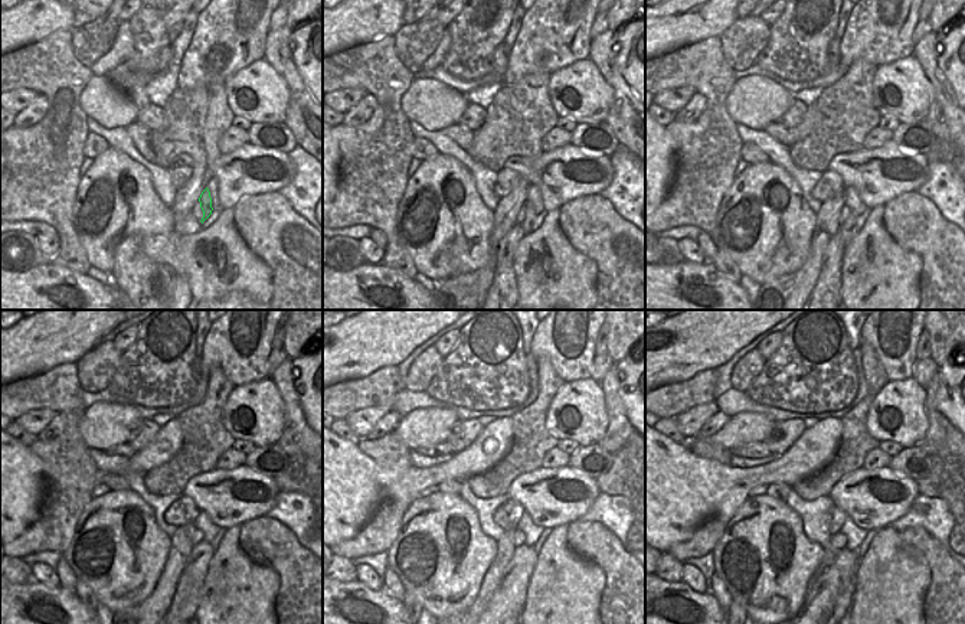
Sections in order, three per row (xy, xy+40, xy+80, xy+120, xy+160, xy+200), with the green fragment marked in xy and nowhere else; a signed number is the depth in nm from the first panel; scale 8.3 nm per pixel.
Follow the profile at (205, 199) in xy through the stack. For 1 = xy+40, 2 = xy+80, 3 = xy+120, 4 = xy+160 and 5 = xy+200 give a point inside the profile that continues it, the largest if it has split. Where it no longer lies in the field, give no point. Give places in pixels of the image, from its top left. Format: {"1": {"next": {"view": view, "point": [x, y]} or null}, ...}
{"1": {"next": {"view": "xy+40", "point": [526, 224]}}, "2": {"next": {"view": "xy+80", "point": [847, 228]}}, "3": {"next": {"view": "xy+120", "point": [186, 598]}}, "4": {"next": {"view": "xy+160", "point": [510, 595]}}, "5": {"next": {"view": "xy+200", "point": [824, 588]}}}

